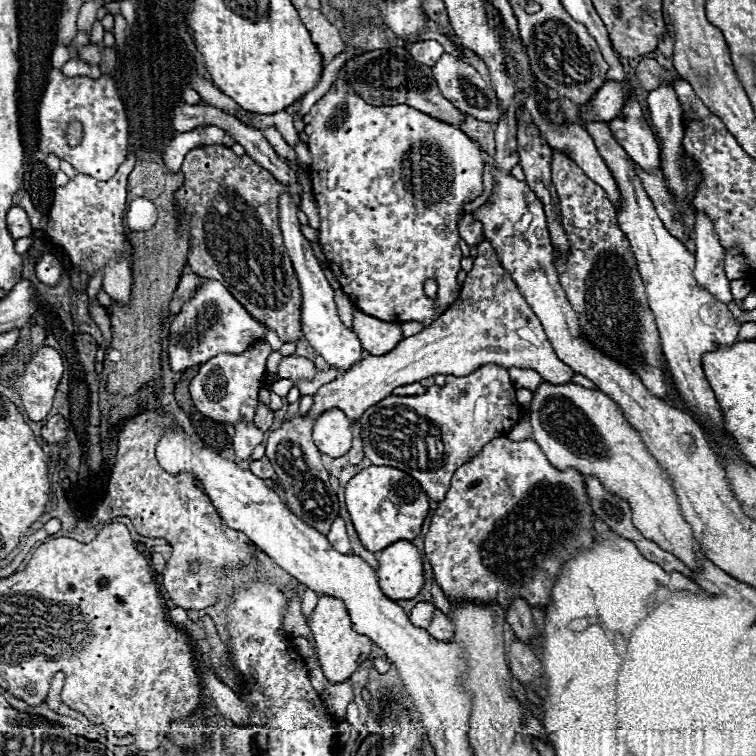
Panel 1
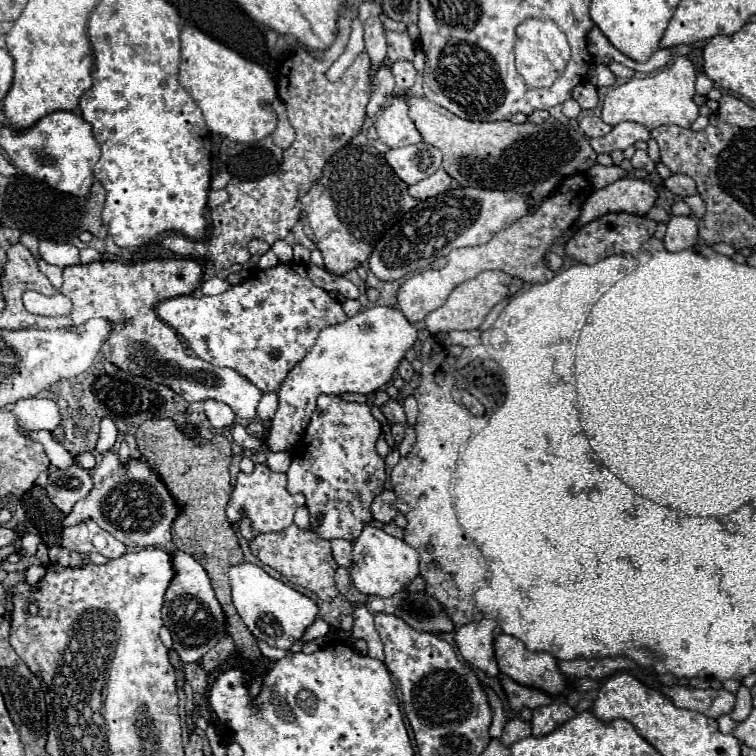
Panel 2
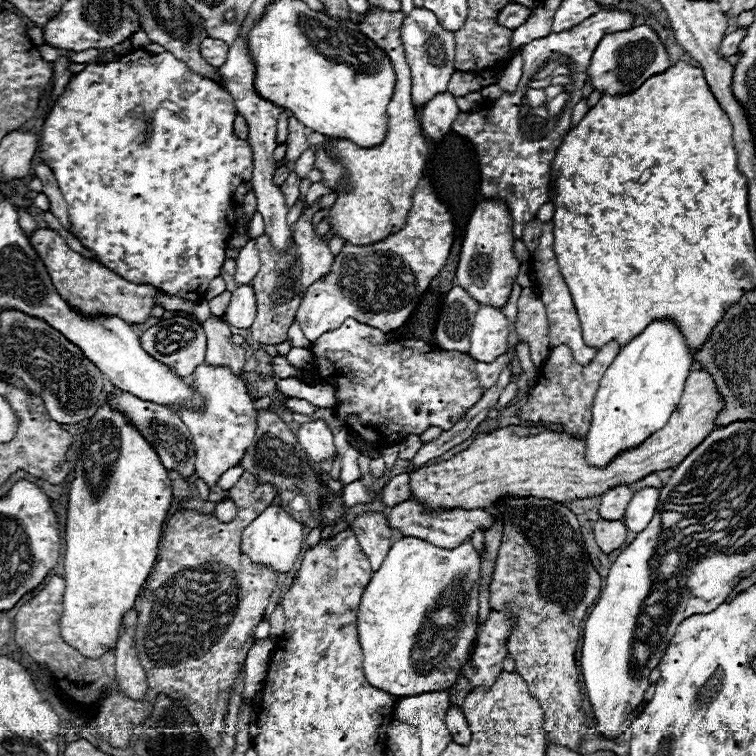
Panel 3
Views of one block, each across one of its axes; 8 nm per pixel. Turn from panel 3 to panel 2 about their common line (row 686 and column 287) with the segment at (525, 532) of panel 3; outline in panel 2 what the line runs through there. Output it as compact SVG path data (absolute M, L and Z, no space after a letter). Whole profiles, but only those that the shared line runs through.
M292 524L284 532L258 534L250 542L250 548L262 564L280 572L290 584L296 584L296 586L302 586L302 588L314 592L322 602L330 602L338 596L338 590L334 586L334 572L336 572L338 564L332 558L330 542L320 538L316 532L300 530L298 526Z

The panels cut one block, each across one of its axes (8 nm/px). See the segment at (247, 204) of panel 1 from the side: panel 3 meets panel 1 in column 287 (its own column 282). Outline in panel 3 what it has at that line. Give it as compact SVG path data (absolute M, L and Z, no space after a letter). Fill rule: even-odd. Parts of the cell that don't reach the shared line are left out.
M292 172L290 176L288 176L288 180L280 186L282 188L282 192L284 192L284 196L286 196L286 206L288 208L292 208L294 206L294 202L300 198L300 188L298 188L298 184L300 184L300 178L296 176L296 172ZM266 234L254 238L260 254L260 270L252 280L256 292L256 318L250 326L252 338L260 344L280 344L288 336L288 328L294 322L296 310L300 306L300 254L296 242L288 252L278 252Z

